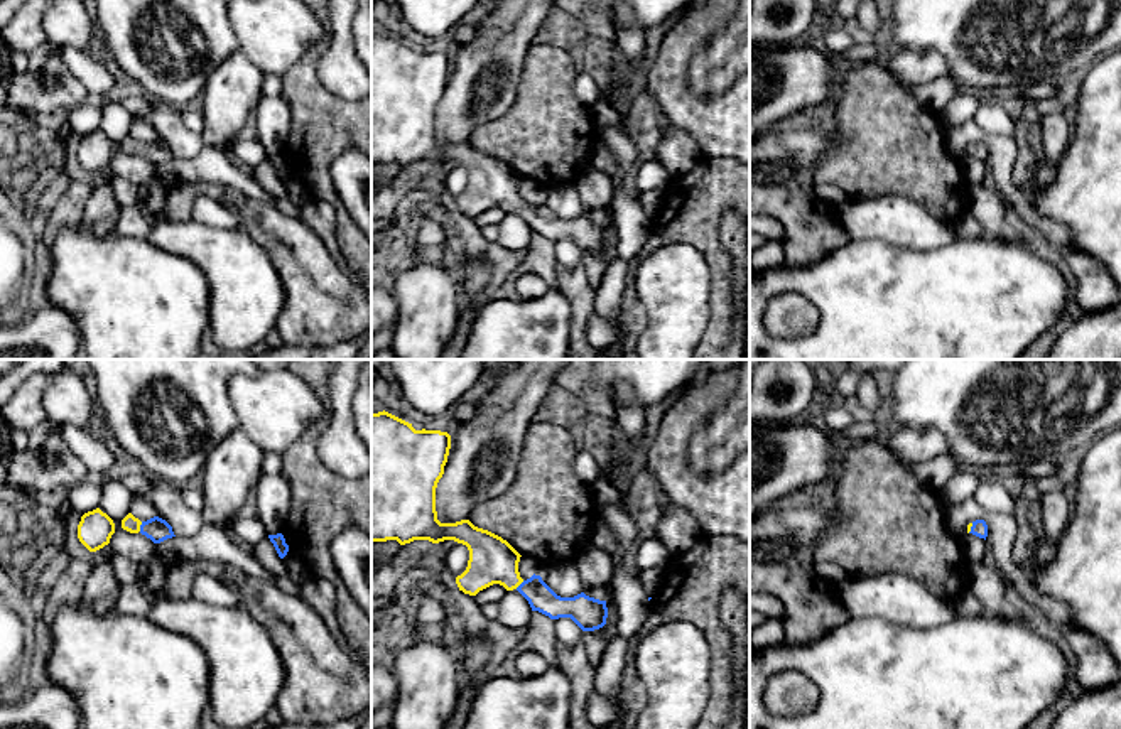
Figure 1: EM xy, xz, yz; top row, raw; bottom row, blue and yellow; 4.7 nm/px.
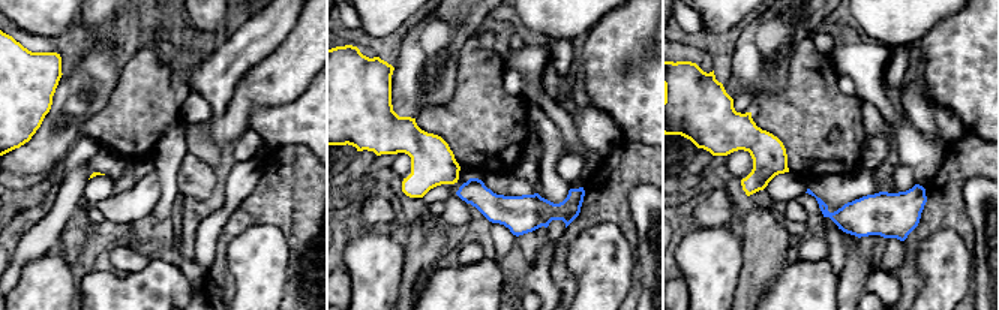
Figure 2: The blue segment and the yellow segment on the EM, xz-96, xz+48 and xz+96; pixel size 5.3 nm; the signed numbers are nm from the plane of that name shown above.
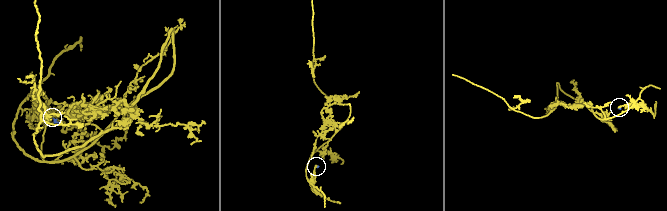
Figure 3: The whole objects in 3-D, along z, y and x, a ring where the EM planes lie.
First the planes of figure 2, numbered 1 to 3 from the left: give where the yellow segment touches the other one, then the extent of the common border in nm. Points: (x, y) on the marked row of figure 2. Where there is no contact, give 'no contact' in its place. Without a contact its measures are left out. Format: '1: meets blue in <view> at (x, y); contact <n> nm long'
1: no contact
2: no contact
3: no contact

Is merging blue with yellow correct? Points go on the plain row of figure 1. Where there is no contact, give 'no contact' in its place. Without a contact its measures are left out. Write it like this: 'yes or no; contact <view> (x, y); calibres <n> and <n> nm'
yes; contact xy (140, 149); calibres 120 and 80 nm

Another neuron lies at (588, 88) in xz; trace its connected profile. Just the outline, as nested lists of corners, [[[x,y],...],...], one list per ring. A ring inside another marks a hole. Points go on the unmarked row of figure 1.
[[[582,69],[574,79],[574,96],[584,105],[593,106],[603,98],[603,83],[593,71]]]

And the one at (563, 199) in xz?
[[[571,181],[547,182],[540,199],[560,219],[574,219],[584,213],[576,184]]]

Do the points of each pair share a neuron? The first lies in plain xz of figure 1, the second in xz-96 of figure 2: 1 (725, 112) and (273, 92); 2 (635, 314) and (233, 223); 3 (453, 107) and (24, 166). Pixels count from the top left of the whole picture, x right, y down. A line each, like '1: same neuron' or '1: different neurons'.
1: different neurons
2: same neuron
3: same neuron

